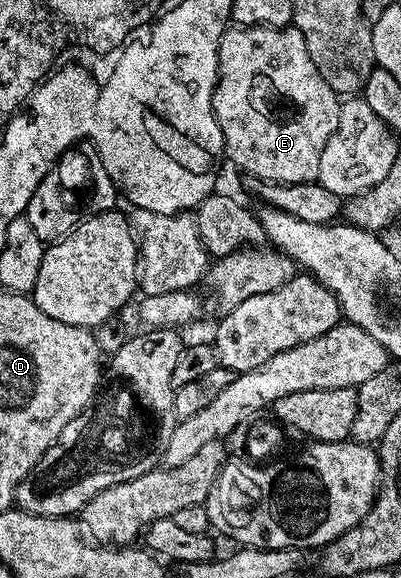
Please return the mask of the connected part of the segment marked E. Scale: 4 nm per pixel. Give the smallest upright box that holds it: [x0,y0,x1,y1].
[213,25,342,184]

